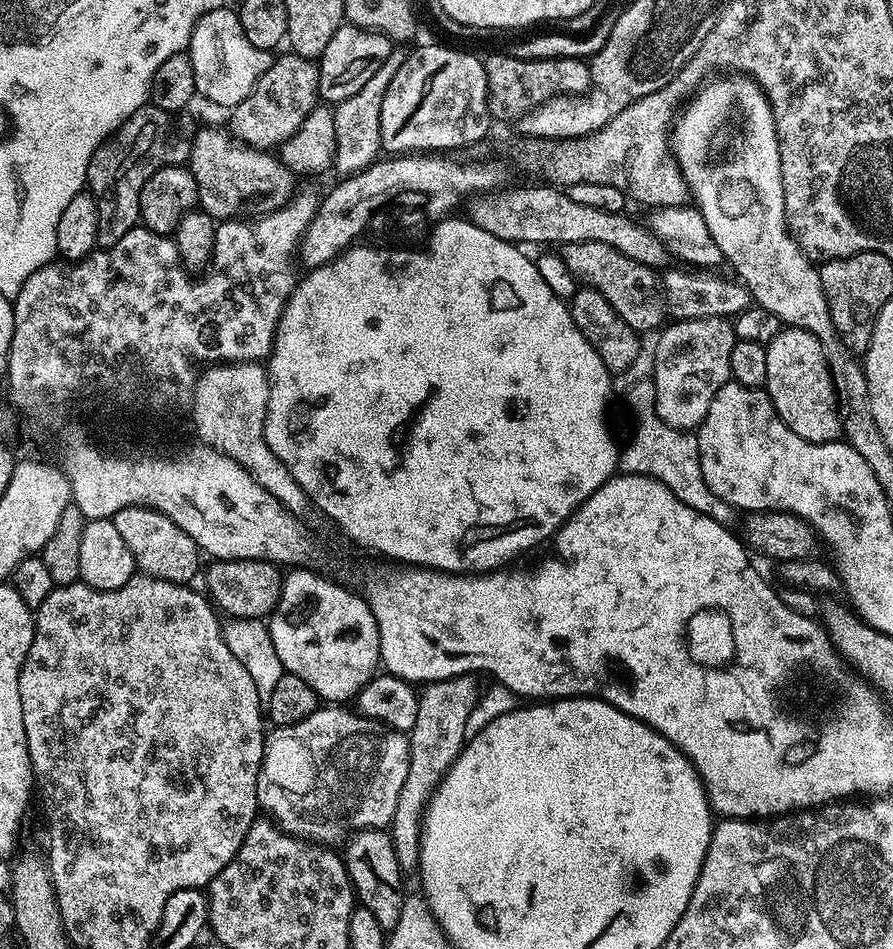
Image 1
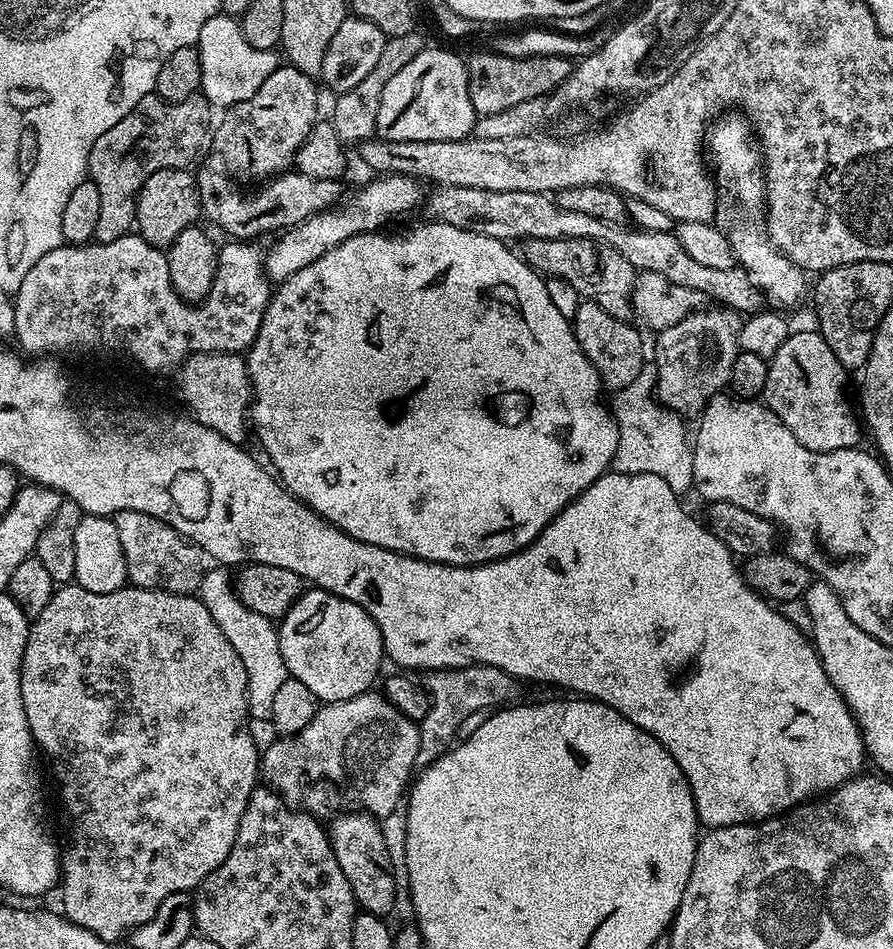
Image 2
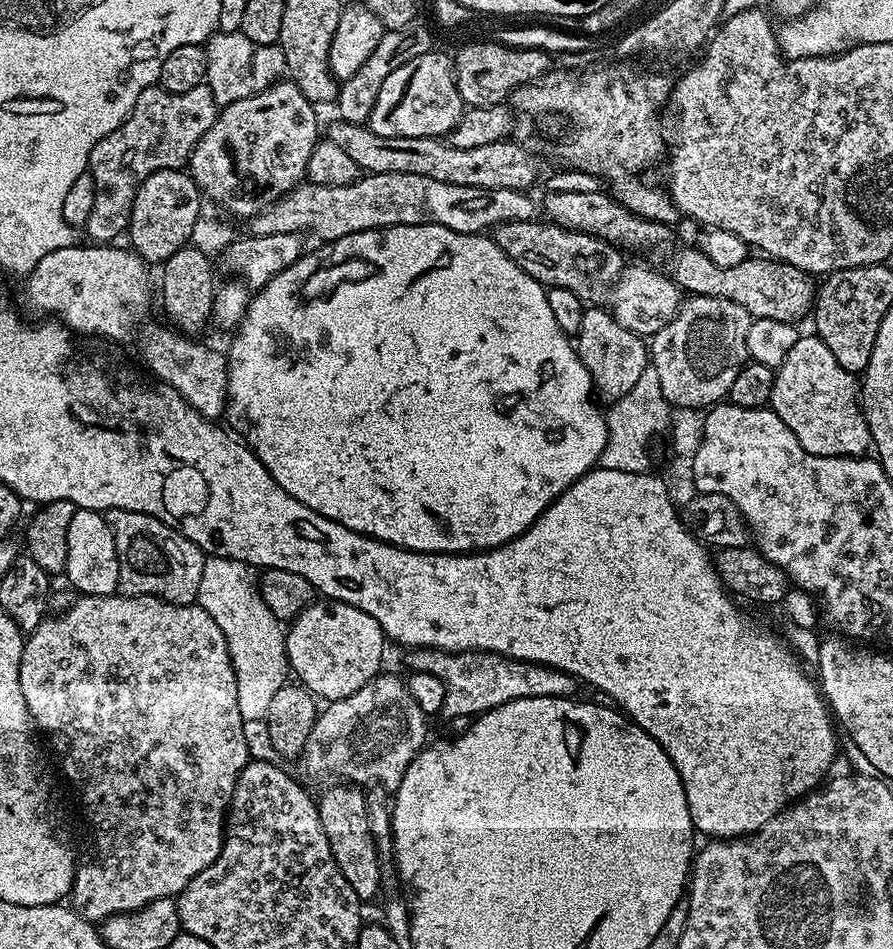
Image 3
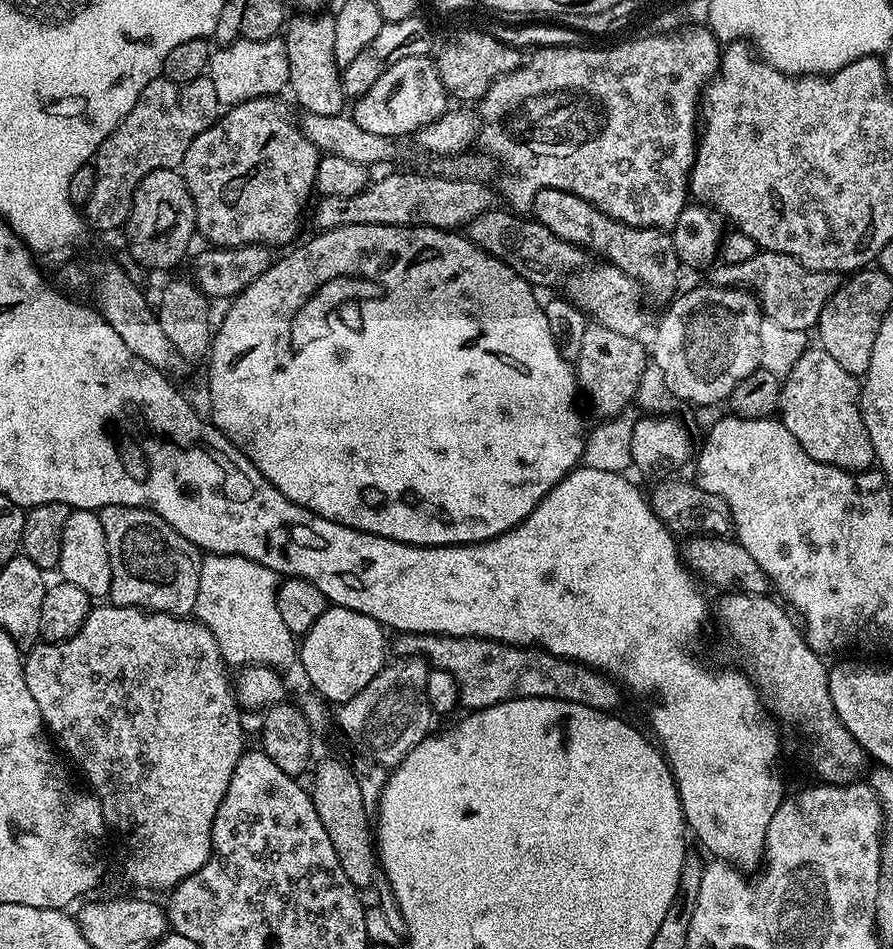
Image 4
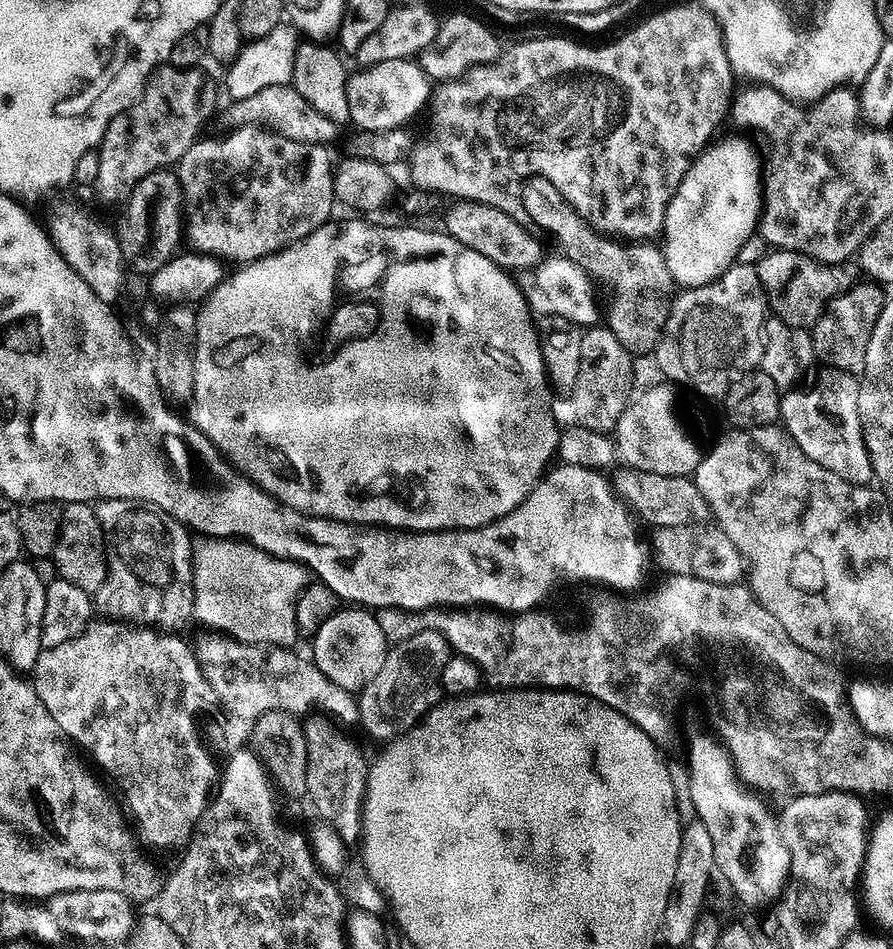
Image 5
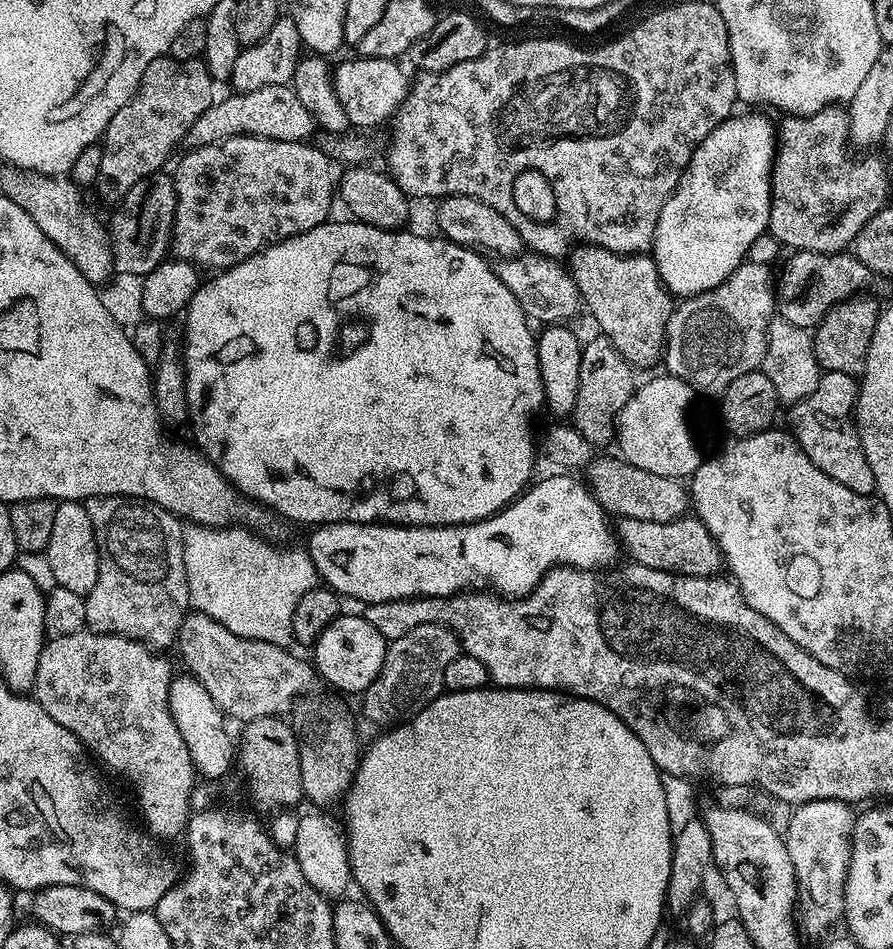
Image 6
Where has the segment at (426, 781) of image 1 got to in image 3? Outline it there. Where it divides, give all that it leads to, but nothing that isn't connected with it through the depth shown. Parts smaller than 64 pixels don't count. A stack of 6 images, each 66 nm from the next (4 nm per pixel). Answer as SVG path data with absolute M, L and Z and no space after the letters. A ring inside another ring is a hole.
M445 652L439 659L440 668L435 669L435 674L446 686L443 715L472 718L518 698L572 698L577 695L578 681L575 676L560 672L556 668L548 668L544 664L511 660L510 657L500 656L497 652L474 652L468 655Z

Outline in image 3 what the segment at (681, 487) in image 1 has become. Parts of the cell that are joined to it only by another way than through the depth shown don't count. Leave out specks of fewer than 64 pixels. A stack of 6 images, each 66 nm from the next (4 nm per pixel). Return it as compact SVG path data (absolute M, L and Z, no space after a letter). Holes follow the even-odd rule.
M649 366L642 370L630 394L622 394L622 398L607 405L608 441L600 455L599 467L623 472L648 472L648 443L655 436L663 437L669 431L670 414L668 399L662 394L662 382L658 382L658 370Z

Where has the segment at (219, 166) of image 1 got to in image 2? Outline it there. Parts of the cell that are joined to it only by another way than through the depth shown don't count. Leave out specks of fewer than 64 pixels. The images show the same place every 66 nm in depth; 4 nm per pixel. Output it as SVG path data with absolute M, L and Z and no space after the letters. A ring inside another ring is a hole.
M219 167L204 168L195 173L196 185L200 191L200 210L209 216L228 238L245 242L260 238L266 232L280 234L298 226L306 218L334 208L345 195L346 188L340 180L330 178L309 178L295 170L280 173L261 183L257 192L243 192L241 185Z

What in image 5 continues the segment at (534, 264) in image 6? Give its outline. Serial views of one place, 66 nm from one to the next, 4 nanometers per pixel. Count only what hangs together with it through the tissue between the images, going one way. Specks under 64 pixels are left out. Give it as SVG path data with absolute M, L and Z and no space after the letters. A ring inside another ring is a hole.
M557 254L549 255L533 269L523 271L518 278L520 288L533 315L560 316L566 320L576 322L582 328L597 325L602 318L602 310L598 308L594 287L595 281L568 257Z

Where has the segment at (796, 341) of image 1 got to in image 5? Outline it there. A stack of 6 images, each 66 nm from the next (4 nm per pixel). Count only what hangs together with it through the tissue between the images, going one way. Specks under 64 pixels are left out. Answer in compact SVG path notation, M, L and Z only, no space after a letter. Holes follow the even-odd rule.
M827 366L819 369L816 381L805 392L788 390L780 398L780 420L792 441L810 458L818 462L822 470L838 474L851 484L873 483L872 463L866 450L866 442L858 414L859 379L853 373Z

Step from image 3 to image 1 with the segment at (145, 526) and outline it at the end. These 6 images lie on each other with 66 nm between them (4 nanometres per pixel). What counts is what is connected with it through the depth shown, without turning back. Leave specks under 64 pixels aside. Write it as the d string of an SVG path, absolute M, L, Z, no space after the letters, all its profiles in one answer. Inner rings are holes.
M123 508L110 519L114 526L118 526L122 542L126 542L137 569L143 575L175 584L188 584L195 578L202 559L200 547L196 545L194 538L190 538L190 534L170 522L166 514L156 512L153 508Z

